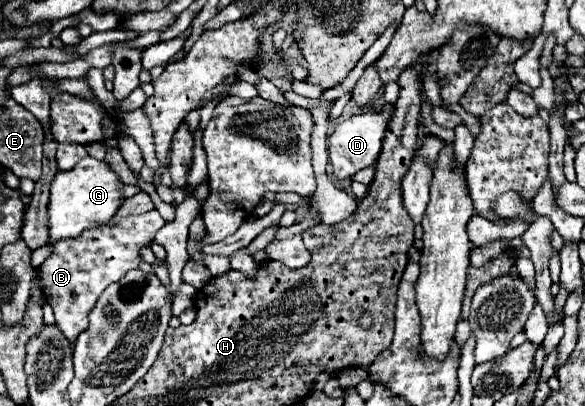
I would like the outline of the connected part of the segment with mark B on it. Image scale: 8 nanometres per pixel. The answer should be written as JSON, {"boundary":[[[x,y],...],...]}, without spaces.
{"boundary":[[[151,210],[141,216],[127,216],[117,224],[101,224],[95,228],[87,228],[77,238],[67,240],[49,240],[53,252],[39,266],[41,290],[55,312],[55,320],[65,338],[75,344],[79,332],[87,330],[89,312],[95,306],[97,298],[103,290],[119,282],[131,268],[139,268],[141,264],[141,248],[145,246],[143,238],[147,238],[147,246],[153,244],[155,234],[165,226],[165,220],[157,210]]]}

